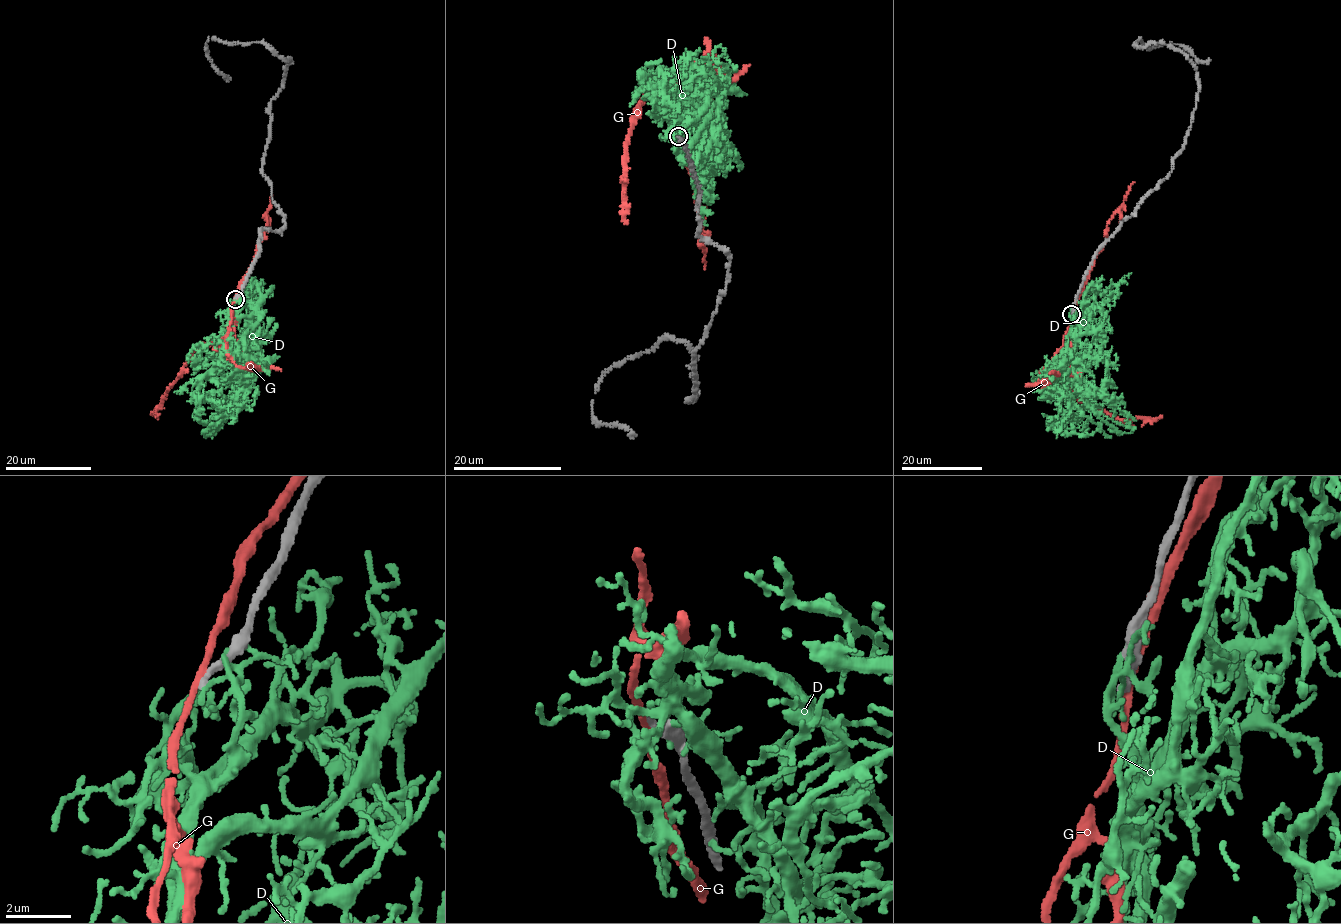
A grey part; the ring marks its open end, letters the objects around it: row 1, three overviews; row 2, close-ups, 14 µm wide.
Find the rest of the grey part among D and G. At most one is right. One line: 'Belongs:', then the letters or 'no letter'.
Belongs: no letter

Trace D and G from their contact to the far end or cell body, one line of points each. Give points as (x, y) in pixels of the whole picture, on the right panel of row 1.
D: (1071, 312), (1070, 347), (1054, 362), (1053, 369), (1075, 383), (1088, 406), (1119, 433), (1131, 432)
G: (1072, 312), (1067, 333), (1048, 365), (1054, 369), (1052, 371), (1078, 399), (1121, 419), (1157, 419), (1161, 416)

